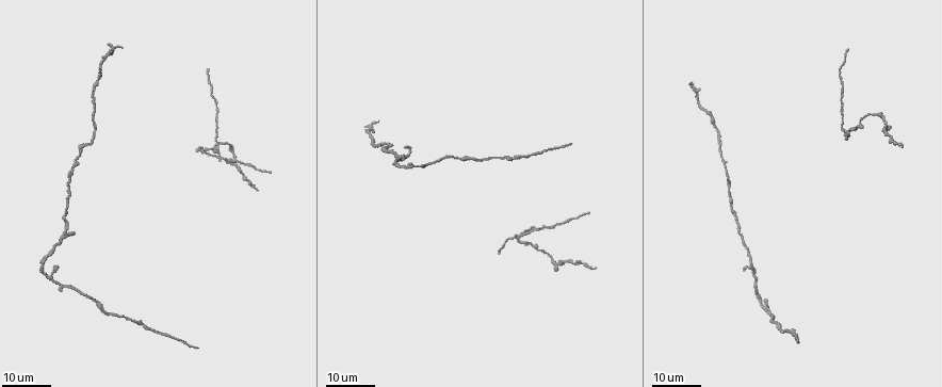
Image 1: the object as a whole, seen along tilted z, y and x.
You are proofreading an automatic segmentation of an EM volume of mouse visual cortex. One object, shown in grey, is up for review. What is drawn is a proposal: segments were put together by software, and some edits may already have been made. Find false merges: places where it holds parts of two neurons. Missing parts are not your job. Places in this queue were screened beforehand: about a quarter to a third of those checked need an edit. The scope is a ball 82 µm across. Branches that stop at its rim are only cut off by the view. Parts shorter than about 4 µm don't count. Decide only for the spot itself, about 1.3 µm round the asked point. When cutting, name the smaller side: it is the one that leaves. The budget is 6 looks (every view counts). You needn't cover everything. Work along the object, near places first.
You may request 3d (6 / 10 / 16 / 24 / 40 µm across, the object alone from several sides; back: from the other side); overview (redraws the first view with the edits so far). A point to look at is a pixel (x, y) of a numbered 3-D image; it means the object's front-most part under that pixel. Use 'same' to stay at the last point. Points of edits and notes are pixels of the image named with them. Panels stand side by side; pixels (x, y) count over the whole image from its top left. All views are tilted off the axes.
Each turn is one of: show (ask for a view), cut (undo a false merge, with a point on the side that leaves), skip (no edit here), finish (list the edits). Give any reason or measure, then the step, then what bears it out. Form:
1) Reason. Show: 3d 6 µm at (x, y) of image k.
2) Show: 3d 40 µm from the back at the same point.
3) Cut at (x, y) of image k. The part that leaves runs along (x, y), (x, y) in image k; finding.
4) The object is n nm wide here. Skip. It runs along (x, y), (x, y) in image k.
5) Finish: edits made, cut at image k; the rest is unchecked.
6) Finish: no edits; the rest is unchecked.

Show: 3d 24 µm at (519, 237) of image 1.

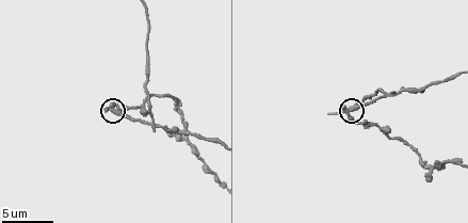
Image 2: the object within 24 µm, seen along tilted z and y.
Show: 3d 6 µm at (110, 109) of image 2.

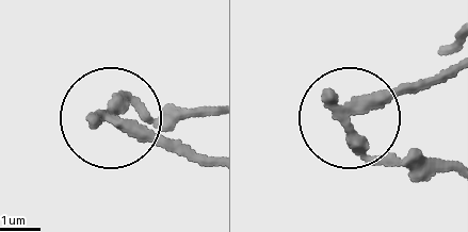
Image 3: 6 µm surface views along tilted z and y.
The object is 310 nm wide here. Cut at (124, 92) of image 3. The part that leaves runs along (107, 115), (206, 112) in image 3; two neurons meet here.

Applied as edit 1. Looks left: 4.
Four-way junction. Show: 3d 16 µm at (153, 120) of image 2.

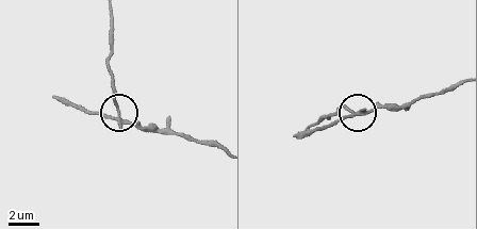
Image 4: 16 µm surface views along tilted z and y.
From behind. Show: 3d 16 µm from the back at (358, 113) of image 4.

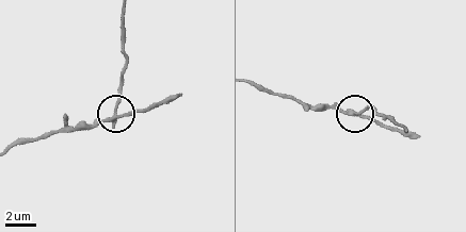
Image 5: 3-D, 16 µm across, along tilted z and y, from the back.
Cut at (121, 98) of image 5. The part that leaves runs along (115, 116), (126, 60), (123, 14) in image 5; a second neuron is stuck on.

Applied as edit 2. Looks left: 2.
Arms part here. Show: 3d 24 µm at (74, 161) of image 1.

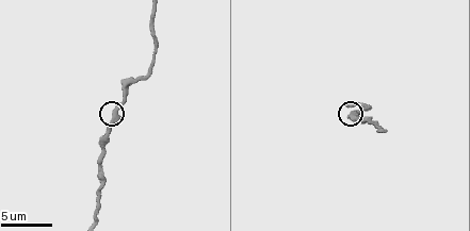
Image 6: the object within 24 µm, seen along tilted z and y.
Show: 3d 10 µm at (115, 114) of image 6.

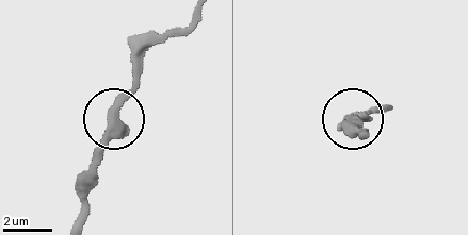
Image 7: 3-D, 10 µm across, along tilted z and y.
The object is 320 nm wide here. Skip. Continuous, no second neuron.

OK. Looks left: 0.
Finish: edits made, cut at image 3, cut at image 5; the rest is unchecked.

